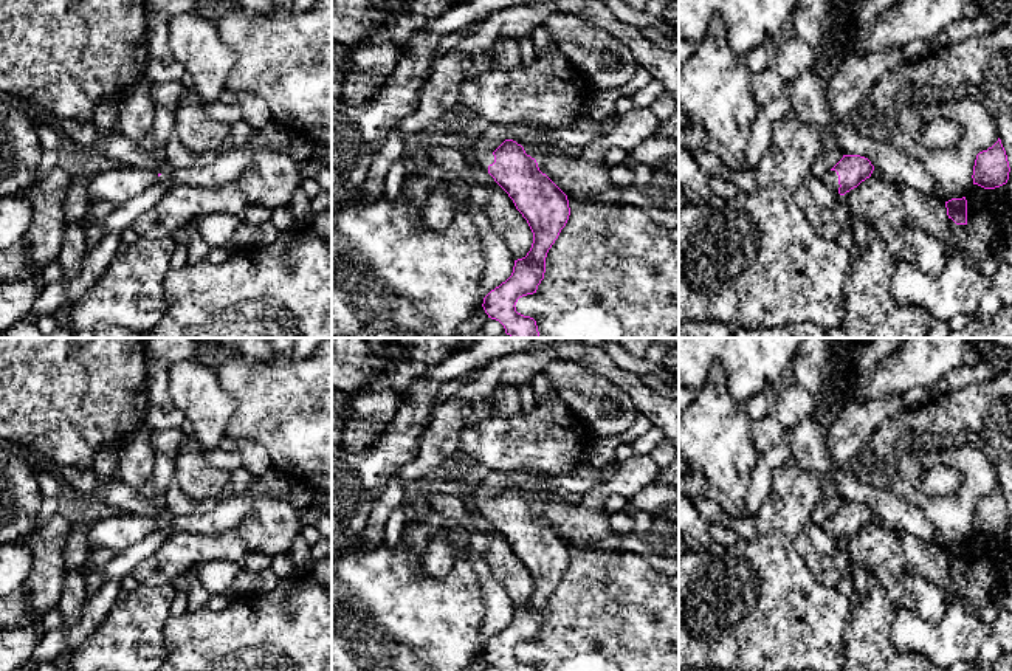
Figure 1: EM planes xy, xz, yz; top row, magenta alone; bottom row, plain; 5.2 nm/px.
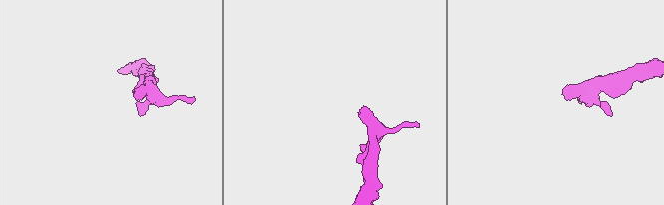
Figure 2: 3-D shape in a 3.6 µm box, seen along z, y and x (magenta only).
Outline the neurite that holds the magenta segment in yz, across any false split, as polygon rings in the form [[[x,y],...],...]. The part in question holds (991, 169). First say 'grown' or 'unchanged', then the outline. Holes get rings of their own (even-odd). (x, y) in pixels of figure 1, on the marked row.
unchanged | [[[1001,139],[976,155],[973,166],[973,184],[984,189],[995,189],[1007,183],[1009,180],[1009,161]]]

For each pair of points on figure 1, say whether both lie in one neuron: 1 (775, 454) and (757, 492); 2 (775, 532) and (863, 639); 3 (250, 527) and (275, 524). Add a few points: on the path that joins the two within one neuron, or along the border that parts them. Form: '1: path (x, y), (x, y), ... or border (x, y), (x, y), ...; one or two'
1: path (767, 464), (761, 482); one
2: border (853, 606), (843, 634), (843, 654); two
3: path (256, 527), (268, 527); one

